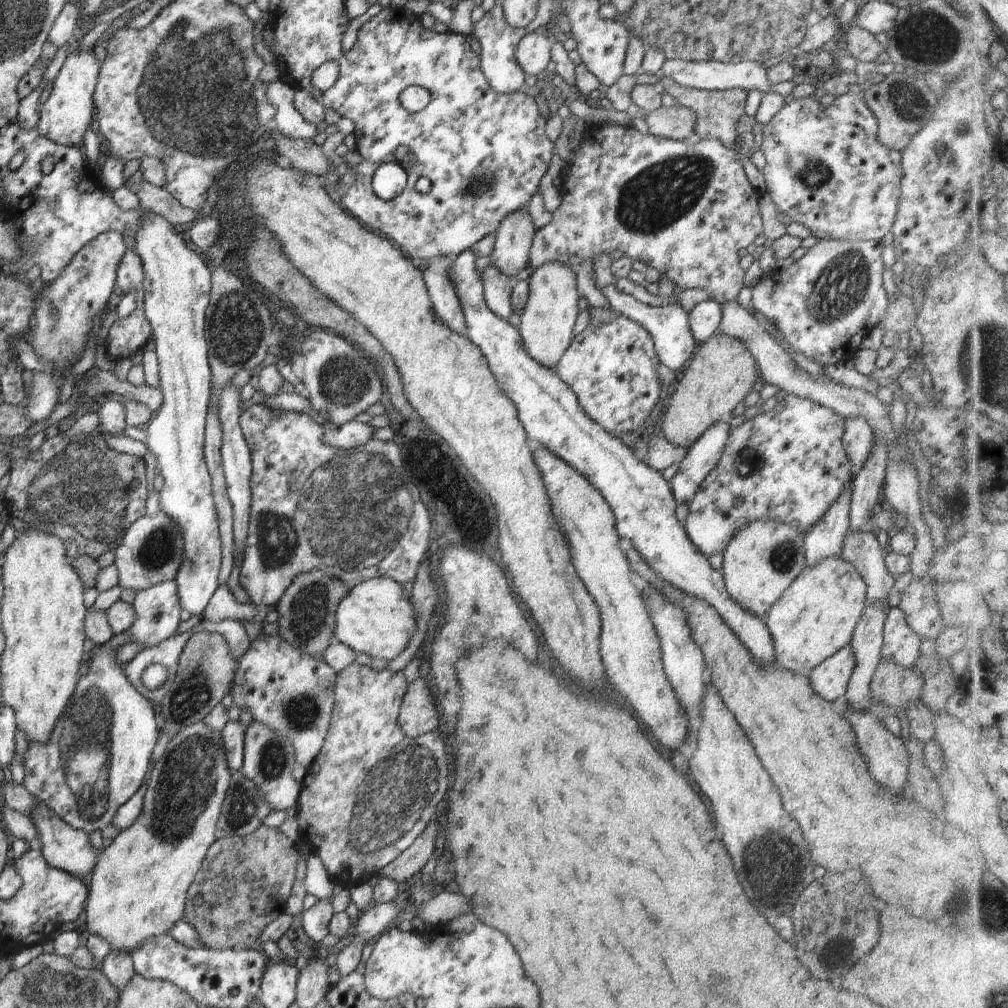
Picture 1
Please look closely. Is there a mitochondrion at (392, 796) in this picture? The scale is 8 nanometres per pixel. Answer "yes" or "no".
yes

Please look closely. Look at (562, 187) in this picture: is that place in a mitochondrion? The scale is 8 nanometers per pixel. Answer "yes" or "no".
no

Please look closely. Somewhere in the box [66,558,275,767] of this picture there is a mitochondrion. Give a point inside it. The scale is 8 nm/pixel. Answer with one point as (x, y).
(195, 693)

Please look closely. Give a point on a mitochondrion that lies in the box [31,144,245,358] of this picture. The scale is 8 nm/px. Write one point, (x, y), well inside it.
(54, 313)

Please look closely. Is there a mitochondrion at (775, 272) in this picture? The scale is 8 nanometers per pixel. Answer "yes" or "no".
no

